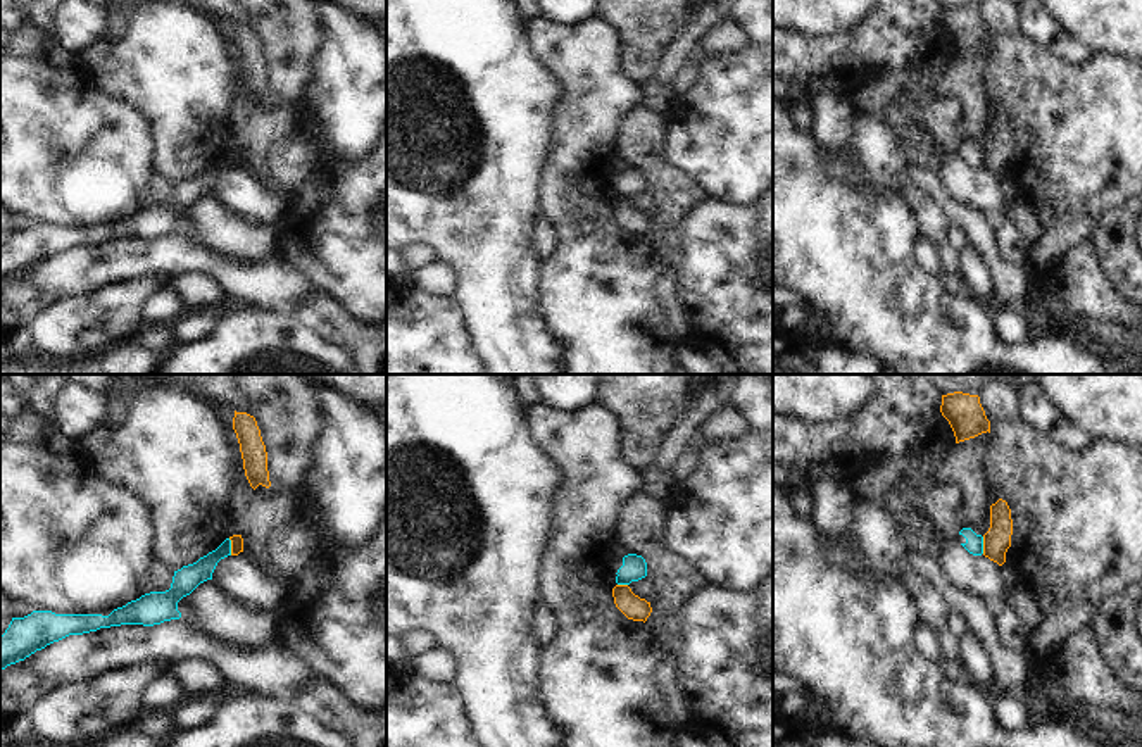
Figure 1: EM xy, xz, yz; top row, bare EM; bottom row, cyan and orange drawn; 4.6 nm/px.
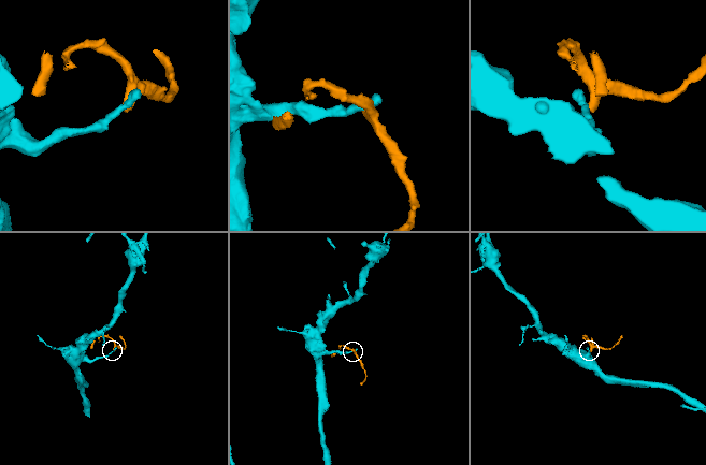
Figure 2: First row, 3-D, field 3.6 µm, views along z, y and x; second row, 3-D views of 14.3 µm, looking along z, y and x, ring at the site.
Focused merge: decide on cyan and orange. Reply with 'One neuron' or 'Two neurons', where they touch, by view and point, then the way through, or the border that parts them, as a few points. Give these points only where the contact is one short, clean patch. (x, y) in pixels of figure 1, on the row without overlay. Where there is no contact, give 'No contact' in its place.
Two neurons. Touches cyan at xy (230, 161). Boundary: xy (228, 152), (232, 168).

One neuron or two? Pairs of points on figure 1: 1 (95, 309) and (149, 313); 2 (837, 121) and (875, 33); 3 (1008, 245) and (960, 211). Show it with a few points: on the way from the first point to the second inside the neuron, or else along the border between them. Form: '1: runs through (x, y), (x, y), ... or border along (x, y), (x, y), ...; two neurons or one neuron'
1: border along (166, 285), (144, 301), (142, 323); two neurons
2: border along (847, 97), (816, 94), (808, 104); two neurons
3: border along (996, 232), (996, 251), (1006, 261), (1022, 268); two neurons

